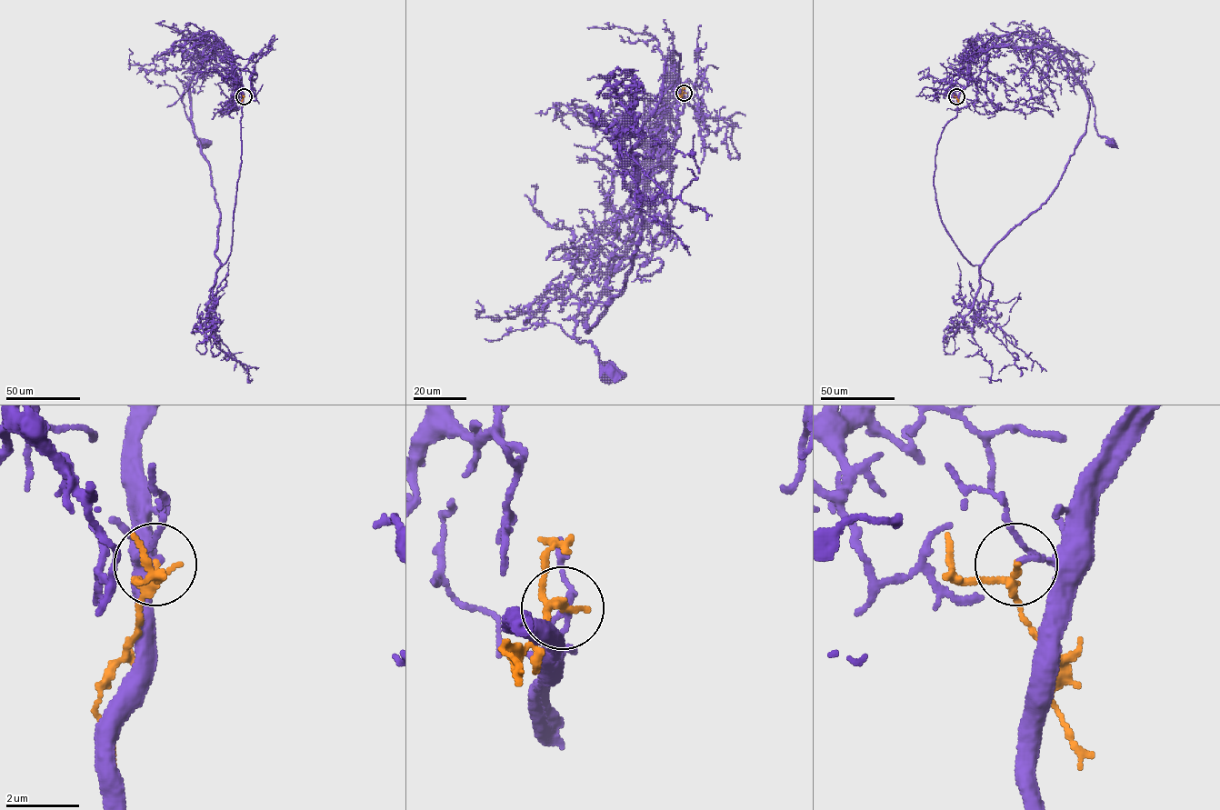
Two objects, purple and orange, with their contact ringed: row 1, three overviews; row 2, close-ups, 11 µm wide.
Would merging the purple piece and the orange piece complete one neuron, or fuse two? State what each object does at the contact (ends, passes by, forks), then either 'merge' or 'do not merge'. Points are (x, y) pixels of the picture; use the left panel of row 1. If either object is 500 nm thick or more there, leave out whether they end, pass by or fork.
purple ends; orange passes by; do not merge

